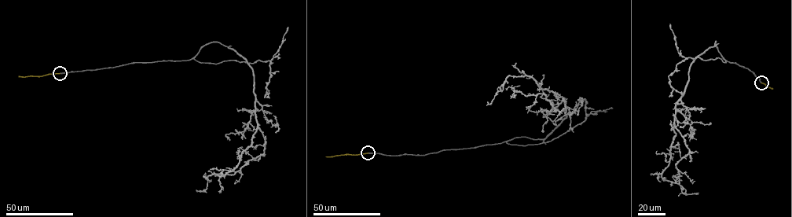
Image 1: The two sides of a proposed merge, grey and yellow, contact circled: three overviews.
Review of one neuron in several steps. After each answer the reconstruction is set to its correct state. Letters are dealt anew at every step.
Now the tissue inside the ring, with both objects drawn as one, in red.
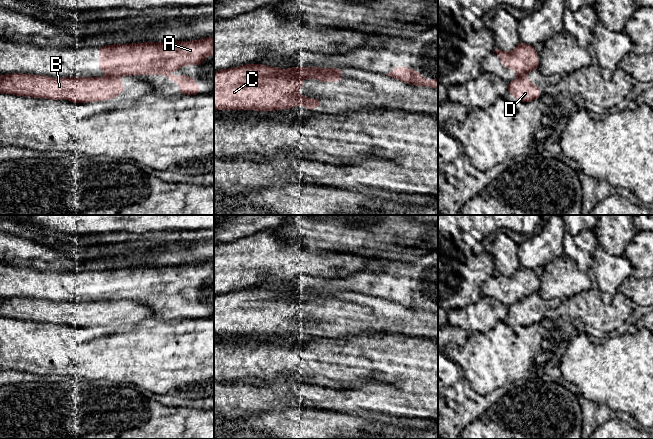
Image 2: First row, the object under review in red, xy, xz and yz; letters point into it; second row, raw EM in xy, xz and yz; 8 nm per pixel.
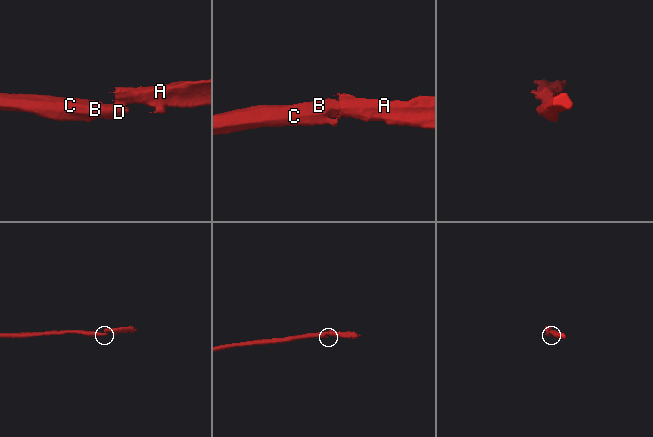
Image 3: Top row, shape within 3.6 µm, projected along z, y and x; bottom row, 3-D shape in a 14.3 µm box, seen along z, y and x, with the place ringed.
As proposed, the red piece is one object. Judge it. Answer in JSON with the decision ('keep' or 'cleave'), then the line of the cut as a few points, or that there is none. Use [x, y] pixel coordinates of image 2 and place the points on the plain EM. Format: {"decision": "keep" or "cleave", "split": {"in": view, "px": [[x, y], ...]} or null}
{"decision": "cleave", "split": {"in": "xy", "px": [[106, 300], [117, 301]]}}

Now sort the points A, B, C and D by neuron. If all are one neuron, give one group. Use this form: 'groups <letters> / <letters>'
groups A / B C D

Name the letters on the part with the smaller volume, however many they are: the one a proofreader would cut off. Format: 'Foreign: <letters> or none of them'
Foreign: A

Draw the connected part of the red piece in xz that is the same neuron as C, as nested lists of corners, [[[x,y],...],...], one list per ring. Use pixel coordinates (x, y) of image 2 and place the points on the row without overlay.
[[[247,288],[216,295],[214,296],[214,334],[259,334],[269,336],[278,333],[289,333],[296,329],[304,329],[308,333],[314,335],[314,332],[321,328],[321,323],[305,322],[304,320],[297,318],[298,314],[302,312],[303,305],[308,302],[314,302],[323,306],[338,306],[342,303],[342,293],[290,291],[286,295],[267,289]]]

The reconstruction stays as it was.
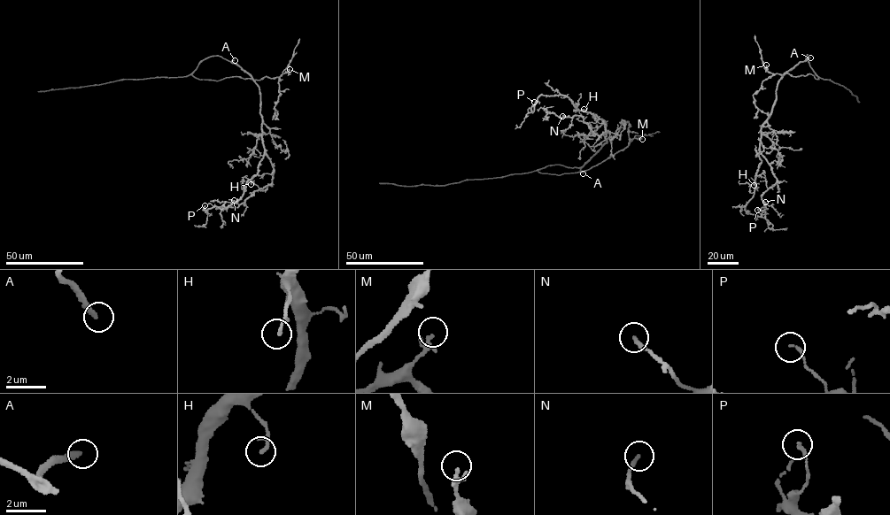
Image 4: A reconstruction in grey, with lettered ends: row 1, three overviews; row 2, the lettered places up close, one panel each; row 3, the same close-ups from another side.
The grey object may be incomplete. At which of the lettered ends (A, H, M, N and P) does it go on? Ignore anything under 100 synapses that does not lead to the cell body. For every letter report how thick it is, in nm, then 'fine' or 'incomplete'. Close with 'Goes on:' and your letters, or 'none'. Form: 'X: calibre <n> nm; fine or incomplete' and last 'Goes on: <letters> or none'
A: calibre 240 nm; incomplete
H: calibre 110 nm; fine
M: calibre 240 nm; fine
N: calibre 190 nm; fine
P: calibre 150 nm; fine
Goes on: A

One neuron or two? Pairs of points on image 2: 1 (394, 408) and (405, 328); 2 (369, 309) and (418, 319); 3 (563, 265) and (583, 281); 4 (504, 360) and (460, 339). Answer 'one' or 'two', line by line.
1: two
2: one
3: one
4: two

